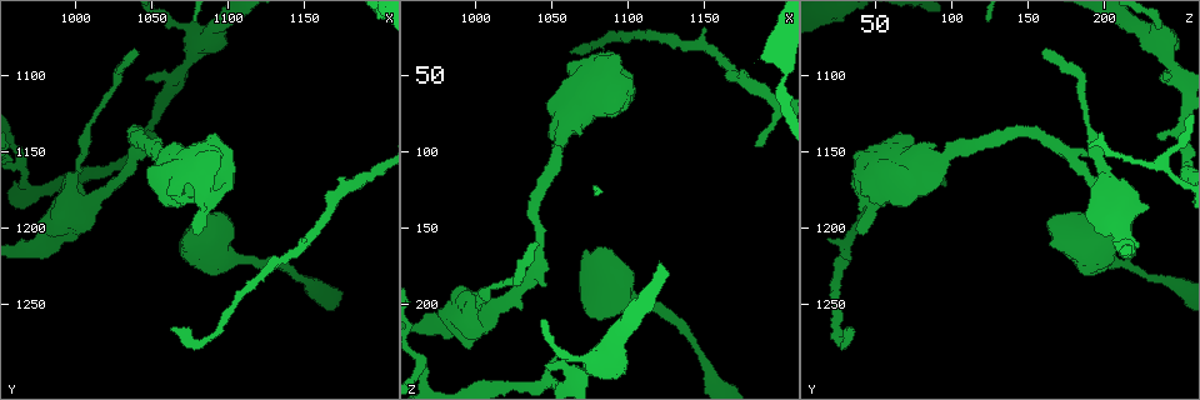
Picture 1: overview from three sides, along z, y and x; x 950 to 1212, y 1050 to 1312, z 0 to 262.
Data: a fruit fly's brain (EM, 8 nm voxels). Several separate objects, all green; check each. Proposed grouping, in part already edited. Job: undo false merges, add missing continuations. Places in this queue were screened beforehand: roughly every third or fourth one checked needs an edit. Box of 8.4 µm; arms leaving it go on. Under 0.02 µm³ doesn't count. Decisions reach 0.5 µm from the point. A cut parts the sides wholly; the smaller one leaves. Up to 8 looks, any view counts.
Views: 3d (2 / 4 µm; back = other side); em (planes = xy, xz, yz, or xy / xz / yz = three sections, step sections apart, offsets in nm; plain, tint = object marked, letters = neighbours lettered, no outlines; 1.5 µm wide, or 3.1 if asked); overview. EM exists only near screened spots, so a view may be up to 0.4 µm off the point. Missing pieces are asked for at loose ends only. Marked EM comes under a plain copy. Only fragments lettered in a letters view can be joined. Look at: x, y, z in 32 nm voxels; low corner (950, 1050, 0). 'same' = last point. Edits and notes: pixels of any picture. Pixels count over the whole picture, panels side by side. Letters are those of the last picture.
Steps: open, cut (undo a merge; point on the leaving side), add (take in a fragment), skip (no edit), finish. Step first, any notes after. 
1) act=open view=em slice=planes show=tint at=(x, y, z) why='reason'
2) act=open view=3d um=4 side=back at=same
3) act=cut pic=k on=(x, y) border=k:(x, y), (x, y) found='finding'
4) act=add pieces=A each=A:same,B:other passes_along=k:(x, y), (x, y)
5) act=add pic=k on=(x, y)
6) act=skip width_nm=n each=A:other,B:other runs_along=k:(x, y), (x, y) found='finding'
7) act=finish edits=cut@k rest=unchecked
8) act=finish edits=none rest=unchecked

act=open view=em slice=xy step=4 show=tint at=(1044, 1102, 238) why='free end'

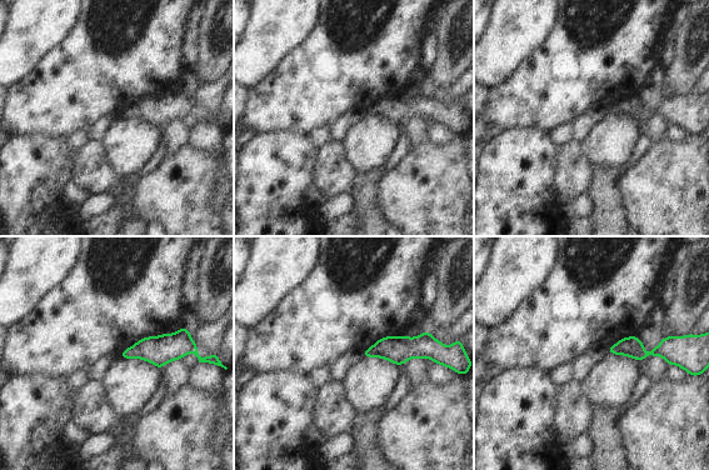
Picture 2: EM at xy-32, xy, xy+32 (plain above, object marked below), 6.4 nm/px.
act=open view=em slice=planes show=letters at=same why='another direction'

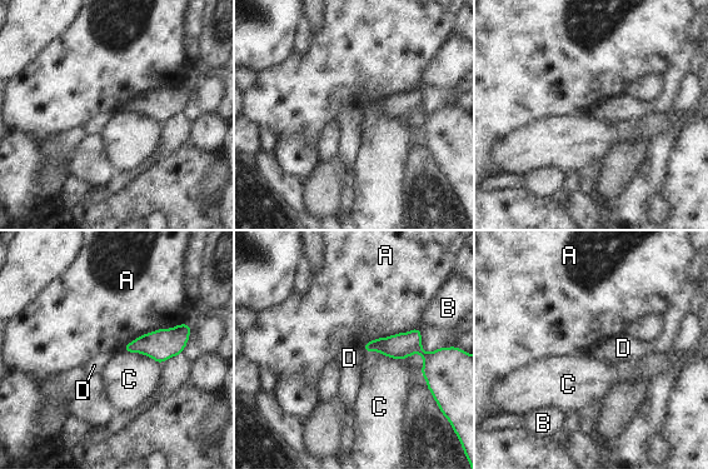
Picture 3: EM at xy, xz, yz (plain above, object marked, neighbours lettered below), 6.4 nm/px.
act=skip longest_contact=A:460nm each=A:other,B:other,C:other,D:other found='no lettered fragment goes on from it'

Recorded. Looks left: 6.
act=open view=3d um=4 at=(1060, 1264, 34) why='end of a long branch'

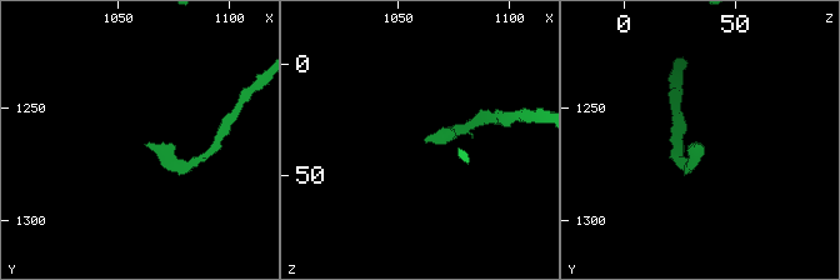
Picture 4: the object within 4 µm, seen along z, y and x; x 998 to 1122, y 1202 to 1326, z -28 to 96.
act=open view=em slice=planes show=letters at=(1061, 1265, 34) why='shape alone is not enough'

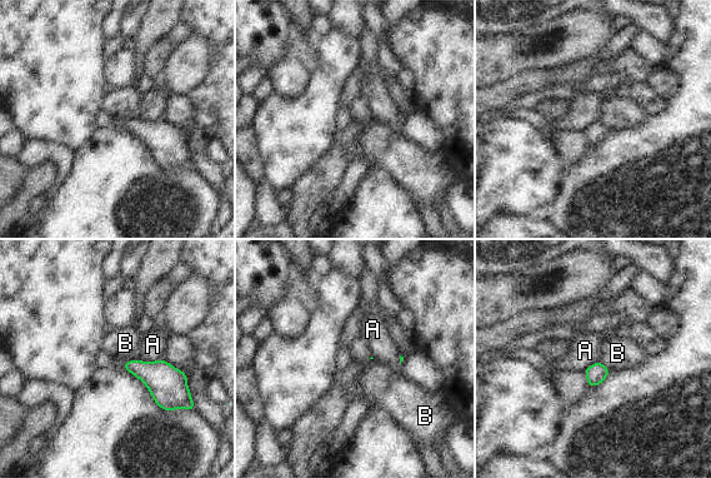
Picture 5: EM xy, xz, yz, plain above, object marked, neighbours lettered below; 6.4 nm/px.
act=skip each=A:other,B:other border=5:(138, 358), (126, 361) found='none of them fits'

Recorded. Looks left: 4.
act=open view=em slice=yz step=8 show=letters at=(1184, 1174, 94) why='thin end'

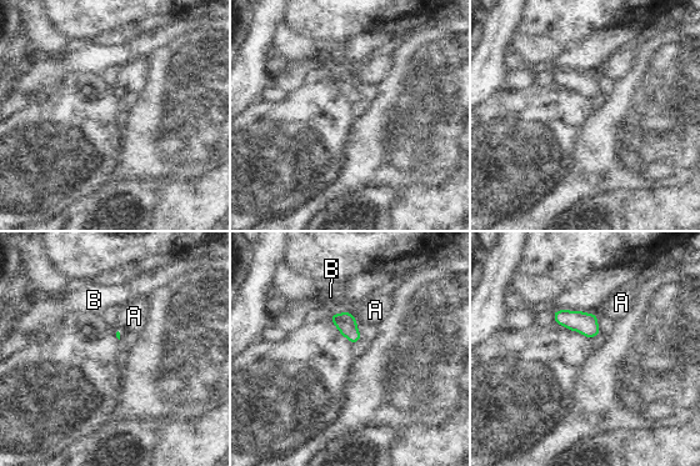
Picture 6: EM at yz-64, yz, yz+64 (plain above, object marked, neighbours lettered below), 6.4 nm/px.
act=open view=em slice=planes show=letters at=same

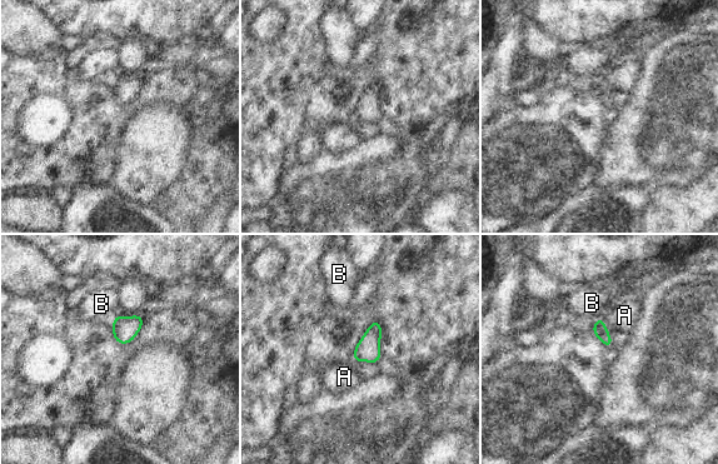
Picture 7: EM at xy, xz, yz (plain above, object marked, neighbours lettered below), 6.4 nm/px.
act=skip each=A:other,B:other border=7:(601, 318), (608, 329) found='none of them fits'

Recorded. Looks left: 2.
act=finish edits=none rest=unchecked

